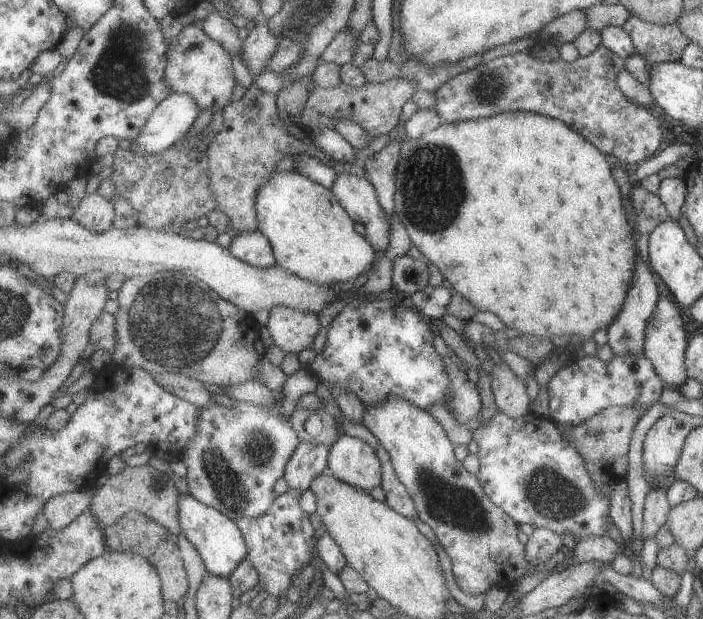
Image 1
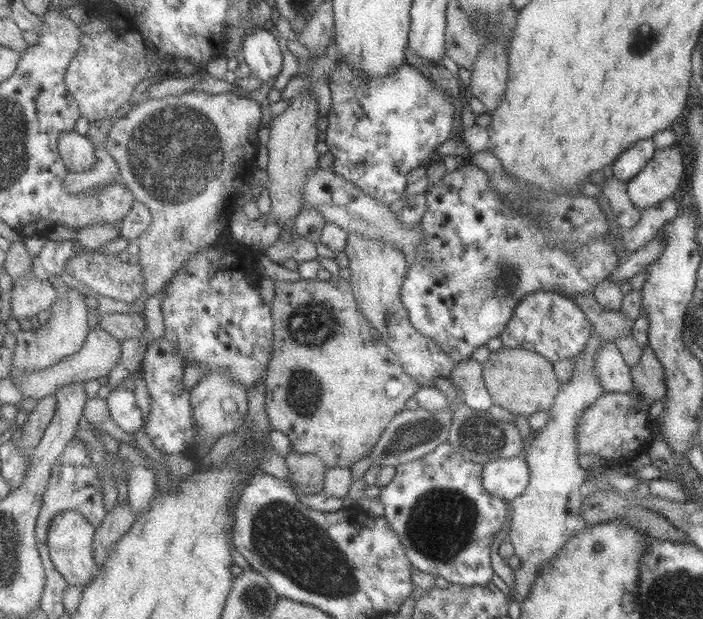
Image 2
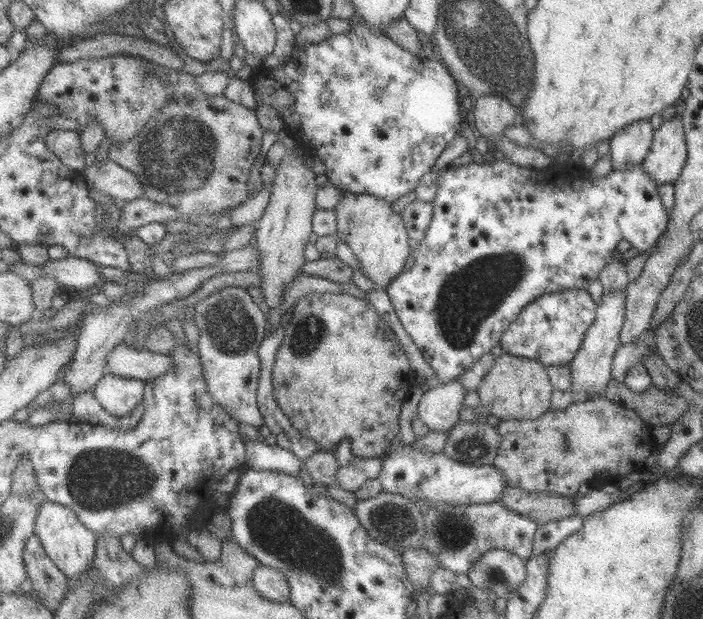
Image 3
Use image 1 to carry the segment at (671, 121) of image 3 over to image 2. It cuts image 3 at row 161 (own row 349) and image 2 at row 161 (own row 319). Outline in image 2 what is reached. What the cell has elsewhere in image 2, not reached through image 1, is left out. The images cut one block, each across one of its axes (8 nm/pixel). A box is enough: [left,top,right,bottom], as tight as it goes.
[625,144,684,211]

